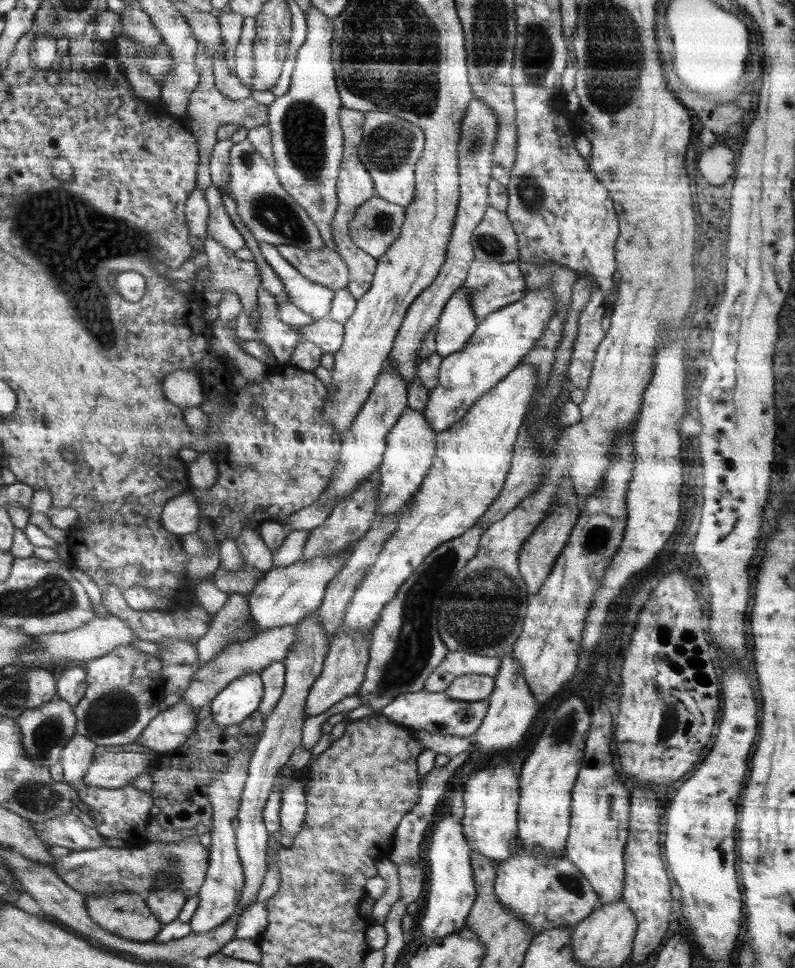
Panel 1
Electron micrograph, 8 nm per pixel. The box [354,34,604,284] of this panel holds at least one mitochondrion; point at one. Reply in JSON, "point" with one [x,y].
{"point":[391,143]}

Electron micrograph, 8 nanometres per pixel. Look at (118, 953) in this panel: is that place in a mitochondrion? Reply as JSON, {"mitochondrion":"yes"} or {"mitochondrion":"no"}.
{"mitochondrion":"no"}

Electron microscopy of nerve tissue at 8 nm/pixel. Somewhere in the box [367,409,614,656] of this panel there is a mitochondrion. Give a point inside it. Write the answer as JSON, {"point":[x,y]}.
{"point":[482,613]}

